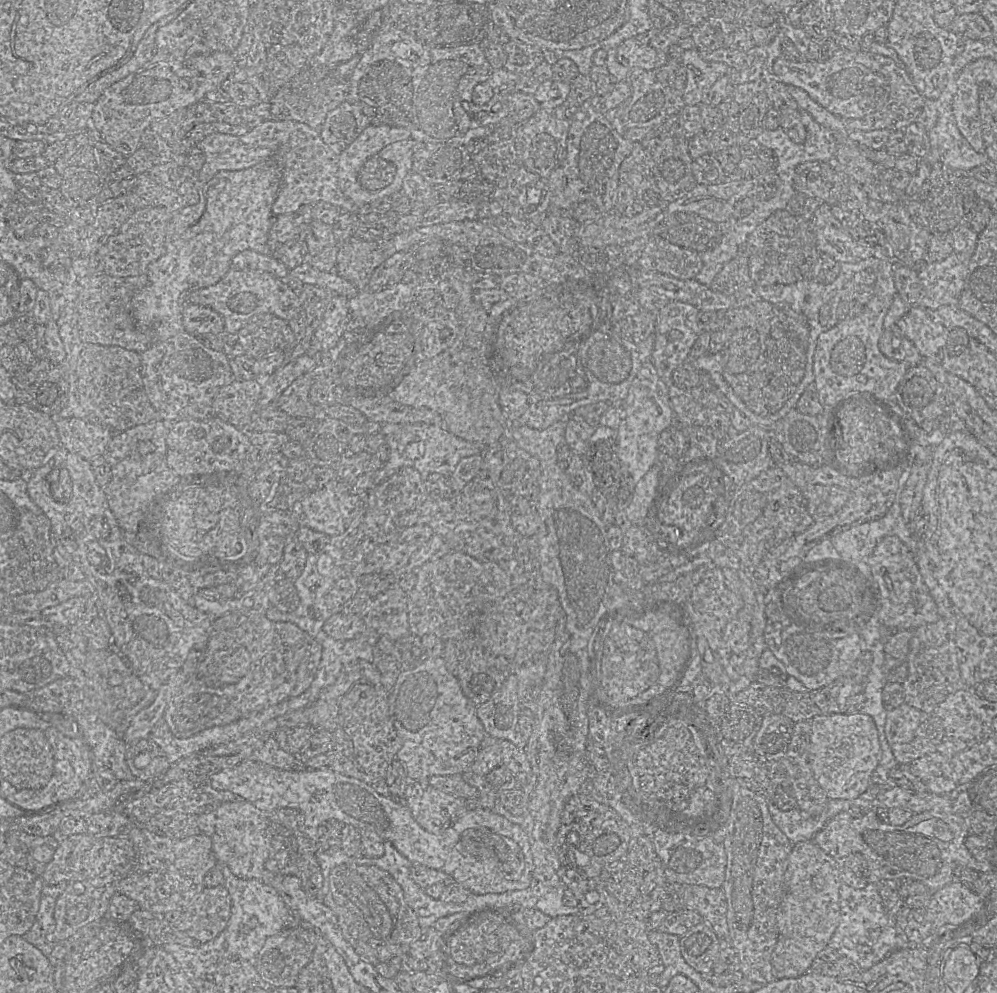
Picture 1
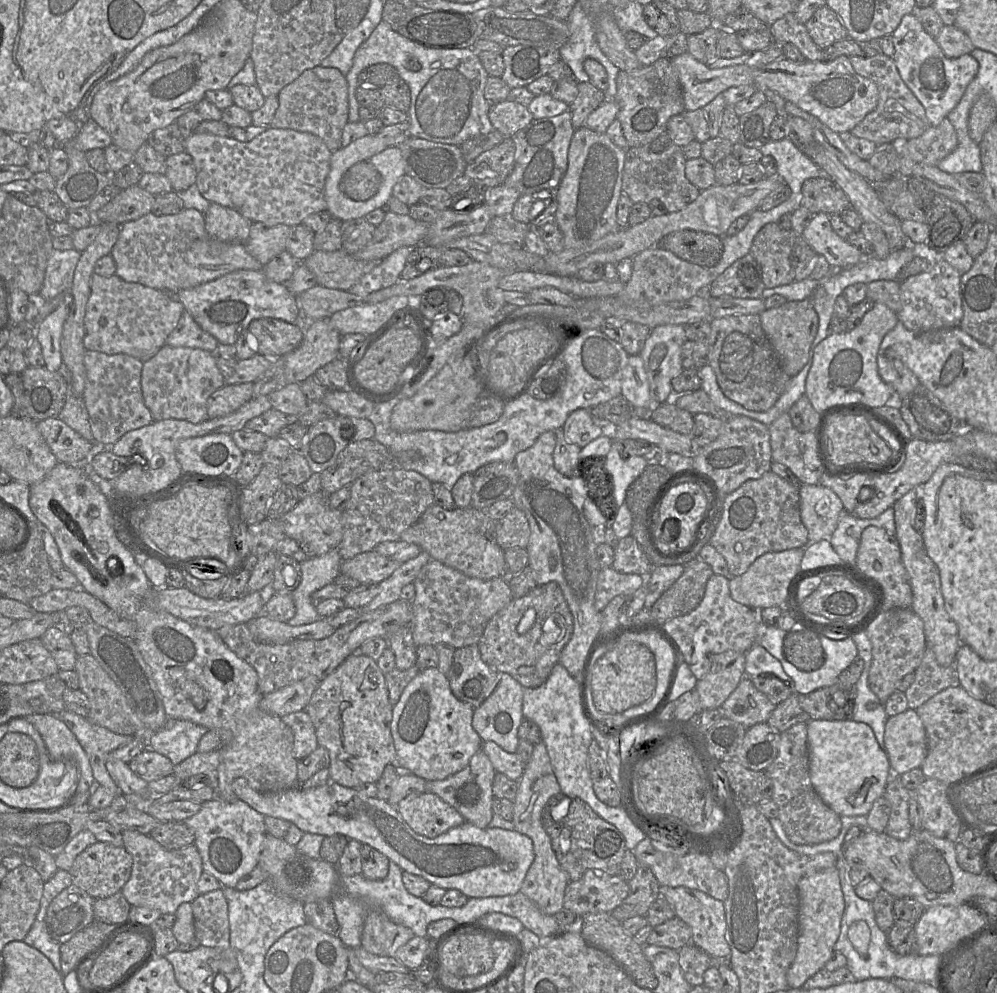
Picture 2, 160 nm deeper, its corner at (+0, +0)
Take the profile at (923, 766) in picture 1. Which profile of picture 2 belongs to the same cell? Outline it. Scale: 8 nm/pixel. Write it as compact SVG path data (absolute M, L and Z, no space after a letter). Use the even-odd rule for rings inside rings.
M926 778L911 793L918 802L922 828L934 836L948 839L956 844L963 829L946 799L945 788L946 783Z

